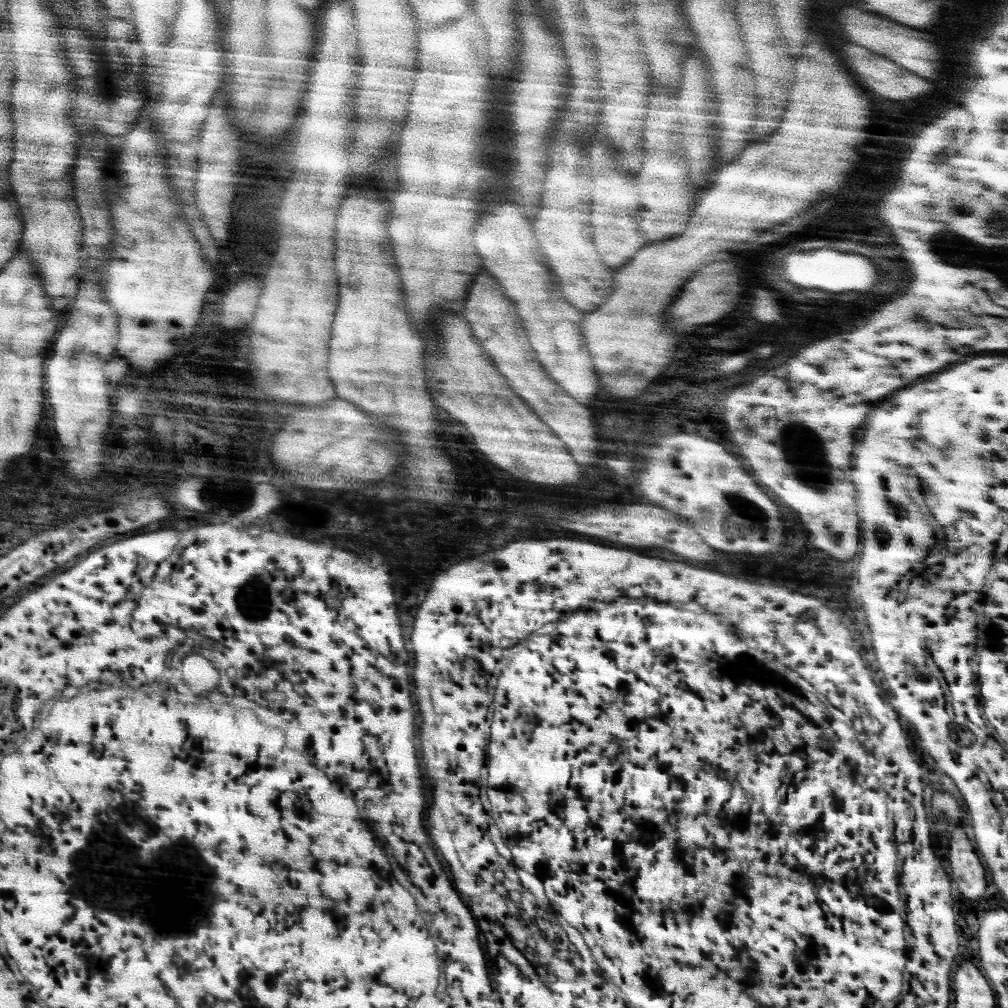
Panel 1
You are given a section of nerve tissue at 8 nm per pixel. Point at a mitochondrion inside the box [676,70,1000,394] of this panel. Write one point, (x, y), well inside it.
(954, 248)

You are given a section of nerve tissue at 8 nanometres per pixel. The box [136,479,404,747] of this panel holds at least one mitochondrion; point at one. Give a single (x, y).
(204, 682)

